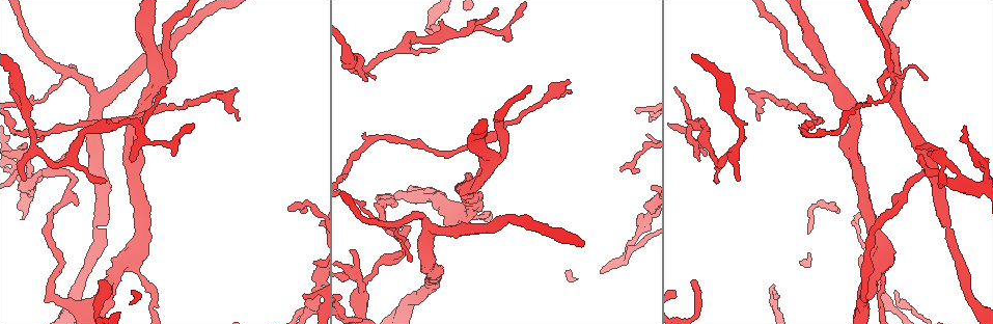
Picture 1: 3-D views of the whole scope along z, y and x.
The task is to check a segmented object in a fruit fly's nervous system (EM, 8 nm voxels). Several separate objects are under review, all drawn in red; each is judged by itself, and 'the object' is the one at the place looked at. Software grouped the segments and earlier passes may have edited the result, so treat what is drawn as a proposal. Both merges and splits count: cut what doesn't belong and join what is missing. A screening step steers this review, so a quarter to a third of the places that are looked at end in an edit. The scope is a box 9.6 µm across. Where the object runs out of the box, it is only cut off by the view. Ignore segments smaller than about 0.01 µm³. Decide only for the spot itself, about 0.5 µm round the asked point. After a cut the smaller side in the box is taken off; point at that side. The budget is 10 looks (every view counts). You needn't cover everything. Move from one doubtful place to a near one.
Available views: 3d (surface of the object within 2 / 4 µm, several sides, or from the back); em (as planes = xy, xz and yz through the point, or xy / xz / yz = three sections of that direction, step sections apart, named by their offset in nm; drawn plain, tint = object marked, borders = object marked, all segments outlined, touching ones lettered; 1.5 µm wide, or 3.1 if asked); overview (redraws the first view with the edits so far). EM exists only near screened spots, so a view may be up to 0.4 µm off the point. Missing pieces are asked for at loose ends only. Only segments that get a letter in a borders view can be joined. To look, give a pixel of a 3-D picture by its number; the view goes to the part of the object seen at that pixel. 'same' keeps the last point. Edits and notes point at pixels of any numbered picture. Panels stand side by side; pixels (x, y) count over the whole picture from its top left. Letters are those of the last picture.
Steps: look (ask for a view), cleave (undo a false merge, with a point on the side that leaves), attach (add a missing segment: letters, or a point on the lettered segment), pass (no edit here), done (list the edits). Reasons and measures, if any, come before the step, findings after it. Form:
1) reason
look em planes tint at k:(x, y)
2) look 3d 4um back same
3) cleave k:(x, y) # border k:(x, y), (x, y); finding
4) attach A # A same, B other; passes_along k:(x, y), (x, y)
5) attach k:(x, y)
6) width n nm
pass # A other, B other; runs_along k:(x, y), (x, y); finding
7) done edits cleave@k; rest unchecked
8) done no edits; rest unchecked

look 3d 2um at 1:(436, 49)

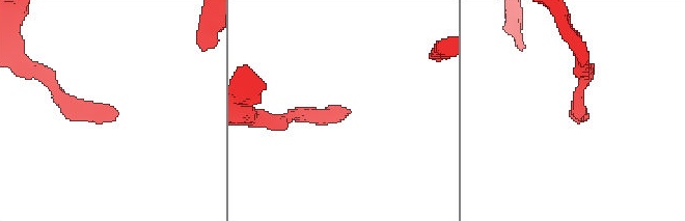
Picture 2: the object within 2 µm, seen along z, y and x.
shape alone is not enough
look em xy step 8 borders at 2:(348, 112)

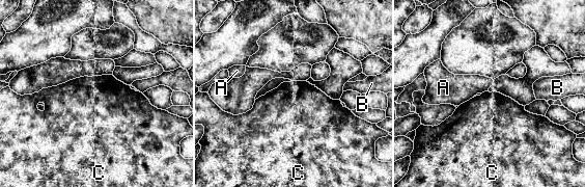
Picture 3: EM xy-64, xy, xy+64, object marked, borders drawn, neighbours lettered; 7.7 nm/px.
another direction
look em planes borders same

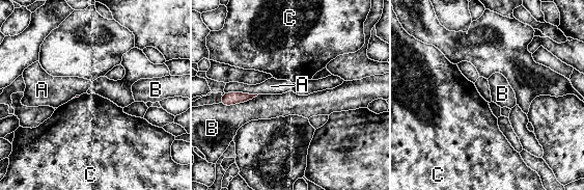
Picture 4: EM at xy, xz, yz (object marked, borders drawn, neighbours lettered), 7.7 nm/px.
pass # A other, B other, C other; border 4:(258, 94), (230, 105), (220, 103); none of them fits

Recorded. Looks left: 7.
an open end
look em xz step 8 tint at 1:(22, 178)

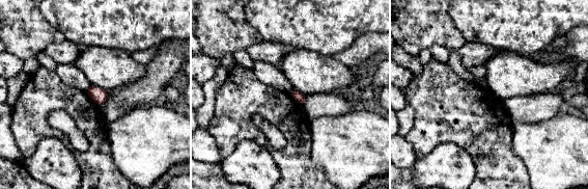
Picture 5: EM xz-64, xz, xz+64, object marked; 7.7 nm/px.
look em planes borders same

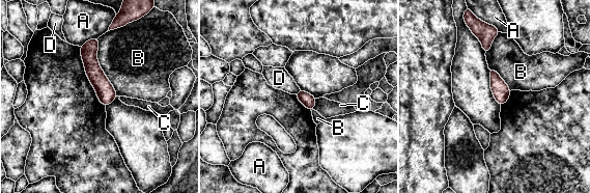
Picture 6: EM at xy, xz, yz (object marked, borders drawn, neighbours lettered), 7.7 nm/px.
pass # A other, B other, C other, D other; border 6:(300, 89), (296, 94); no lettered segment goes on from it

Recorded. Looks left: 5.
free end
look 3d 4um at 1:(686, 121)

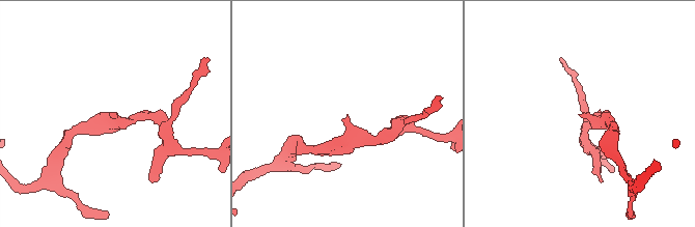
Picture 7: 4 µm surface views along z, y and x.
now the EM
look em planes plain at 7:(346, 116)

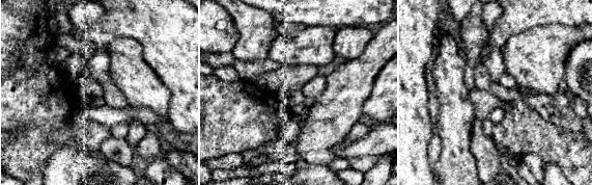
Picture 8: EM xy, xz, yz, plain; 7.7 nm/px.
look em planes borders same

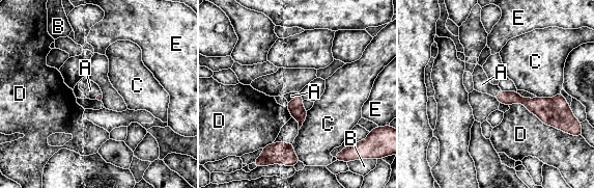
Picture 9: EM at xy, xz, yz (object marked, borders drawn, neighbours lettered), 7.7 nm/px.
longest_contact D 460 nm
attach A # A same, B other, C other, D other, E other; the neuron continues

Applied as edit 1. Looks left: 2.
two arms in line, one across
look 3d 2um at 1:(401, 222)

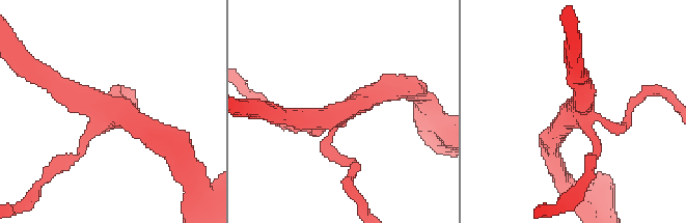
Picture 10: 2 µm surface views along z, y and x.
need the tissue
look em planes borders at 10:(340, 113)

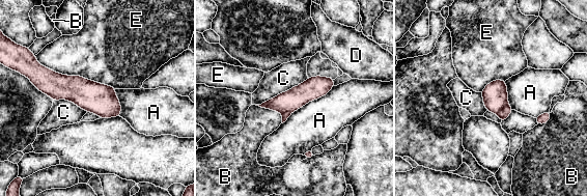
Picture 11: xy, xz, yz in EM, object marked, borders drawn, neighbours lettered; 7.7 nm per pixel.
width 170 nm
cleave 11:(505, 112) # A other, B other, C other, D other, E other; border 11:(507, 103), (497, 114); a second neuron is stuck on

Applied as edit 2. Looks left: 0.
done edits attach@9, cleave@11; rest unchecked

